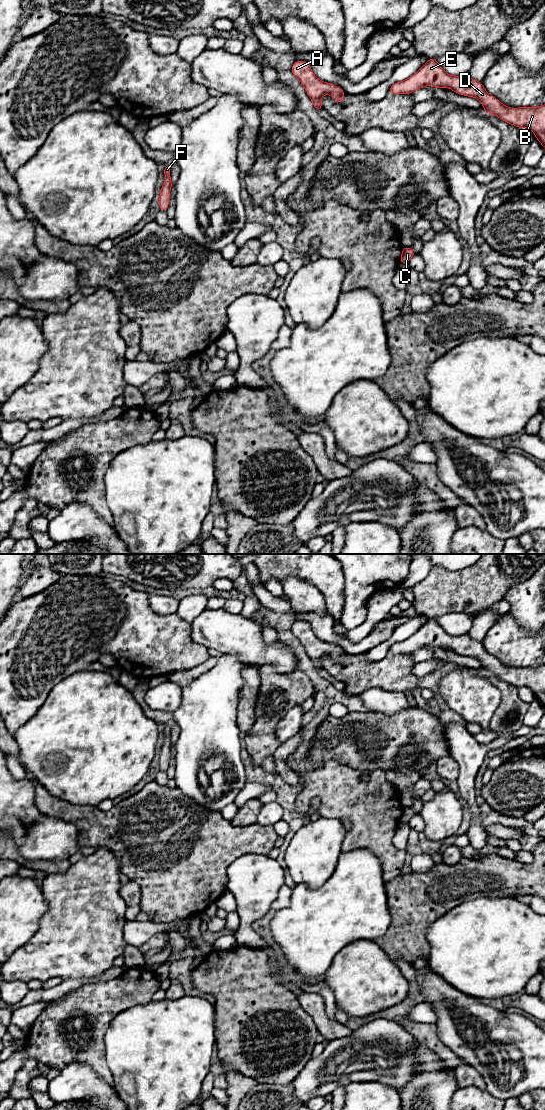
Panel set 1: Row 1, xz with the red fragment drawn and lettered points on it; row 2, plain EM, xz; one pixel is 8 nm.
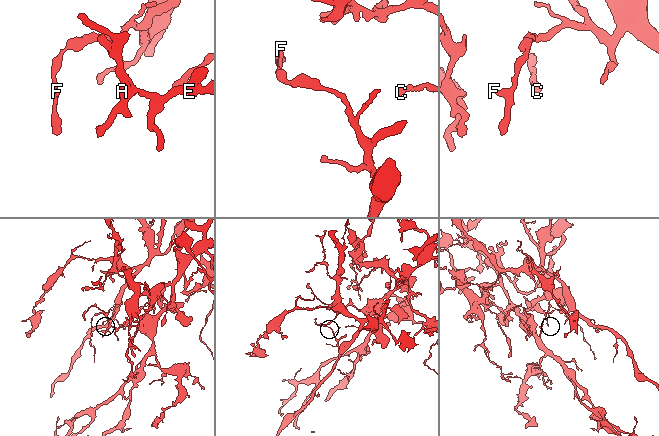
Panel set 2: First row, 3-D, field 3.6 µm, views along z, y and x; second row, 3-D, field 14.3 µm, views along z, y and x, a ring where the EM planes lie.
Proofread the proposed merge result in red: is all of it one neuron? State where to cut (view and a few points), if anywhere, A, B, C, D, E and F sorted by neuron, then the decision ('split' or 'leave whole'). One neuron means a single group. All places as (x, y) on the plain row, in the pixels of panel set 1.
no cut; A B C D E F; leave whole

